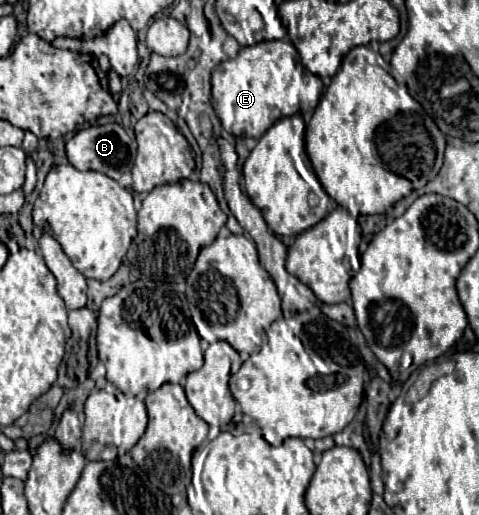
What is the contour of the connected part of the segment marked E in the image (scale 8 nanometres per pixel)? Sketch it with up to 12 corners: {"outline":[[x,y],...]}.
{"outline":[[288,39],[244,47],[212,73],[236,137],[308,119],[322,81]]}

